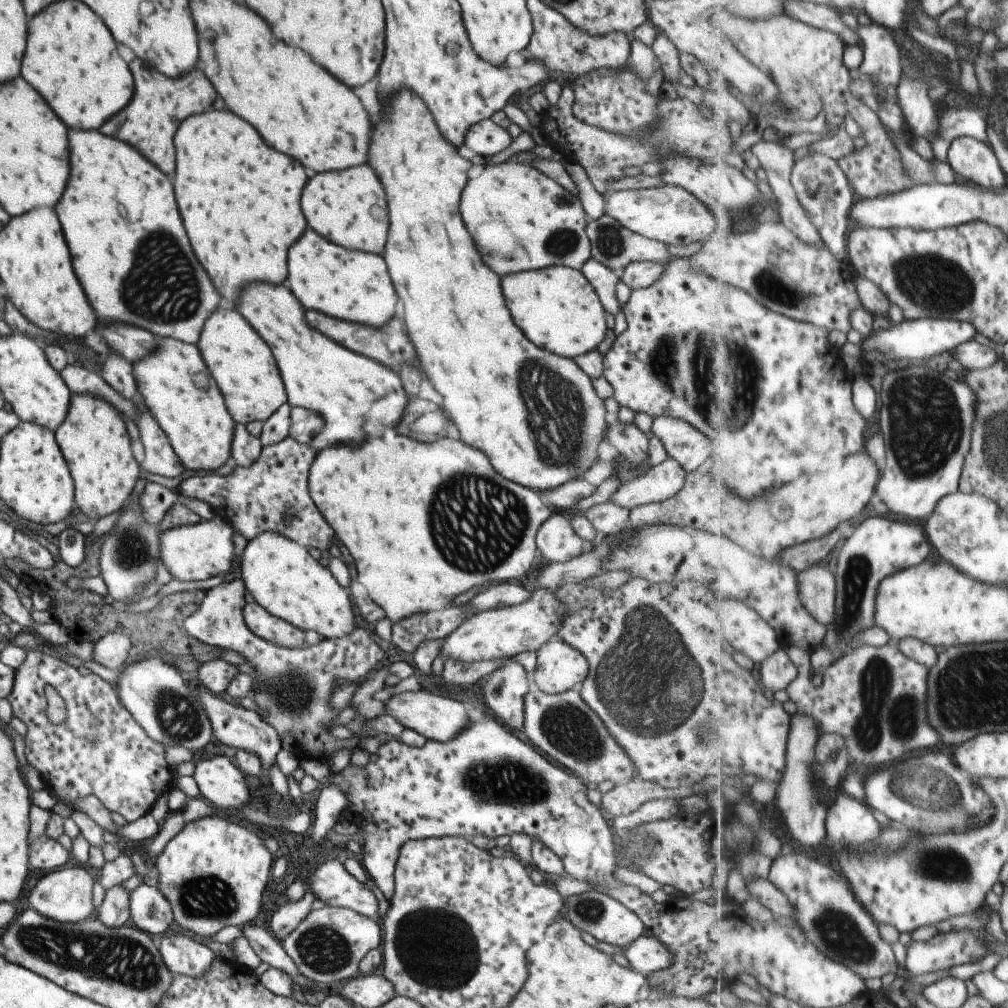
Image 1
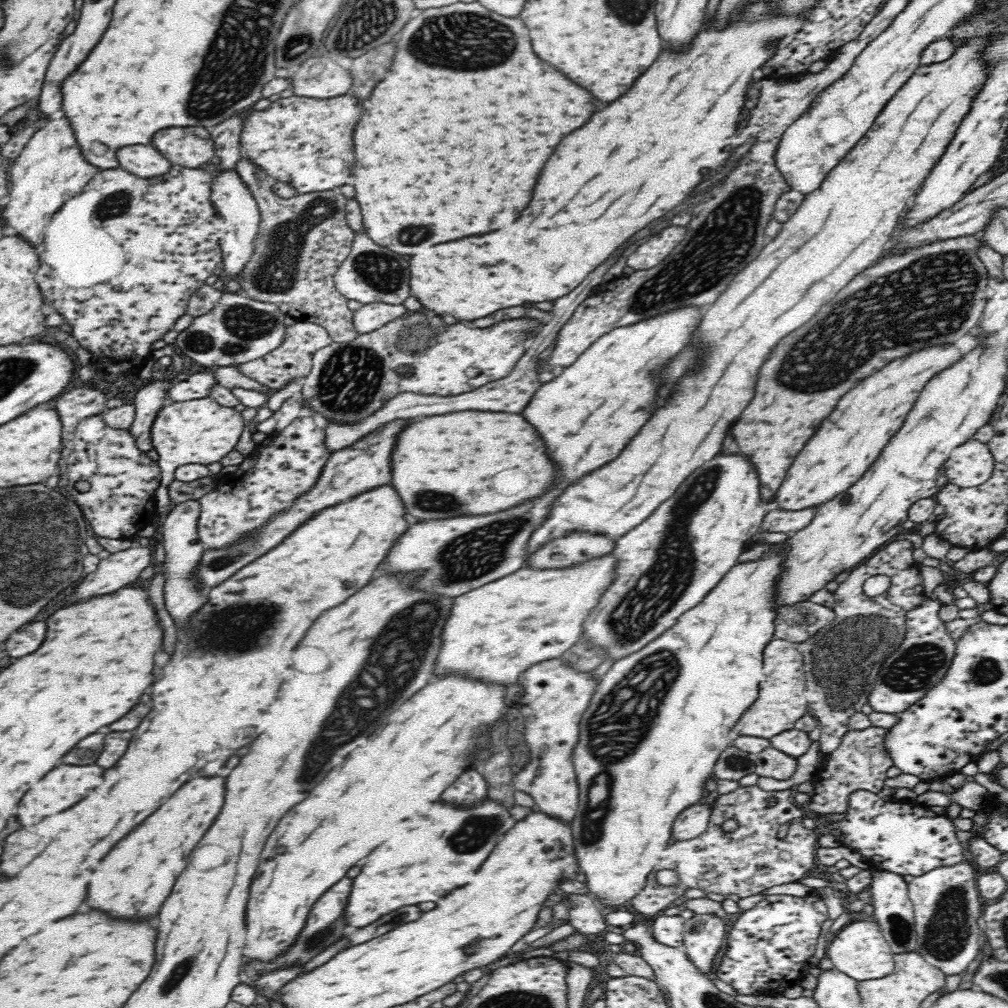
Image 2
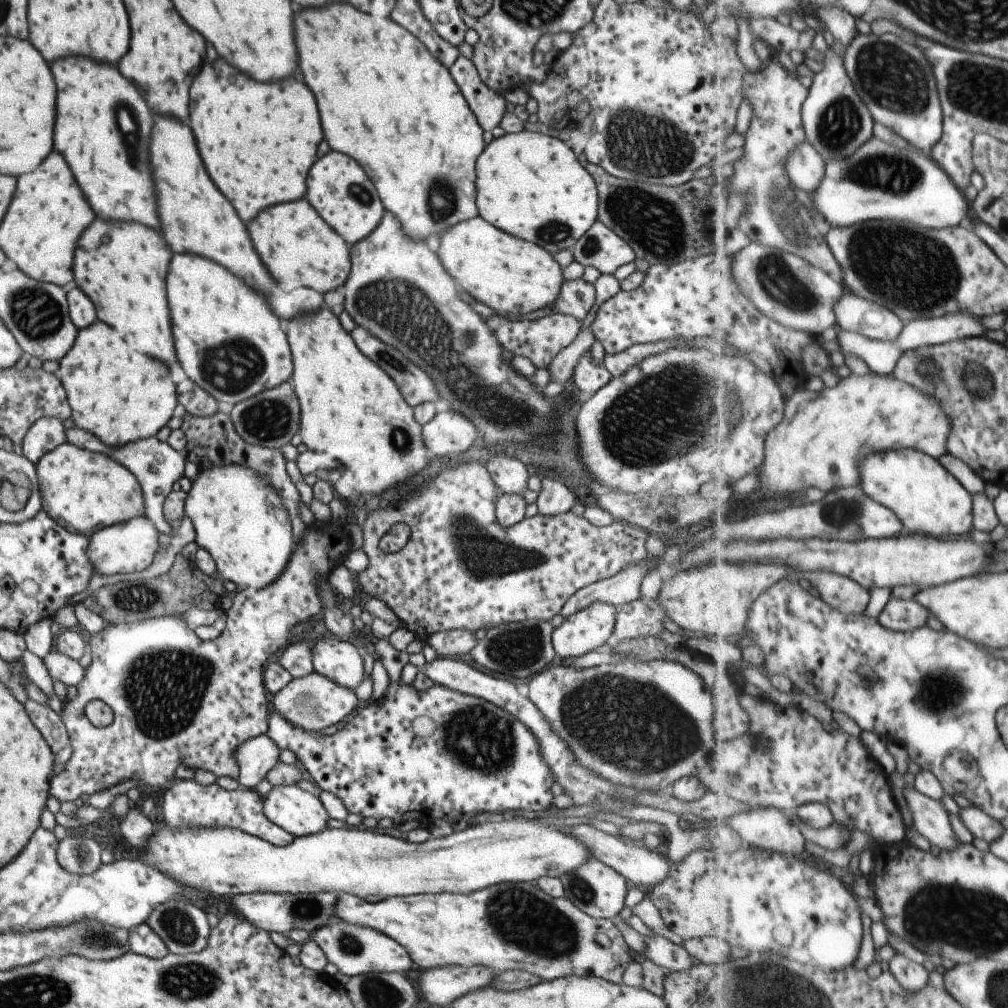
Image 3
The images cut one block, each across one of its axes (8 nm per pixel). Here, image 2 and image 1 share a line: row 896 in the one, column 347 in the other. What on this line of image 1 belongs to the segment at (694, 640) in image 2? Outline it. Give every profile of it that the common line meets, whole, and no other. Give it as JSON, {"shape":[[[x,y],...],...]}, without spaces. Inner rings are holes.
{"shape":[[[259,532],[259,535],[251,538],[243,548],[240,562],[244,588],[253,597],[255,603],[272,616],[299,628],[299,630],[314,631],[325,640],[341,640],[341,638],[349,636],[349,632],[355,628],[348,590],[339,586],[329,570],[311,558],[311,554],[299,544],[295,544],[285,536],[279,536],[275,532]]]}

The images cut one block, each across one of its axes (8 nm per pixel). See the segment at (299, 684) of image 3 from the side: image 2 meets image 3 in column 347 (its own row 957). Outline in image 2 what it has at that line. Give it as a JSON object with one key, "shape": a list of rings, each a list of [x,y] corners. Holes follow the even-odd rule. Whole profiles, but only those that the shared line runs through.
{"shape":[[[715,913],[695,914],[685,921],[683,950],[702,971],[712,968],[712,960],[727,938],[728,927]]]}

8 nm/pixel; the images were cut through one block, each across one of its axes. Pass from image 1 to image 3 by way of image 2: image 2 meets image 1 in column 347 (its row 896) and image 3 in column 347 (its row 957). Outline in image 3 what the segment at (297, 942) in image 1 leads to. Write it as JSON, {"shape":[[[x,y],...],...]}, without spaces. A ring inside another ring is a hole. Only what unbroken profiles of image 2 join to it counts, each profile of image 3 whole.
{"shape":[[[339,918],[315,929],[310,938],[321,948],[327,962],[331,962],[343,976],[366,975],[369,972],[396,972],[409,976],[411,966],[414,966],[407,952],[386,934],[363,926],[343,924]]]}

